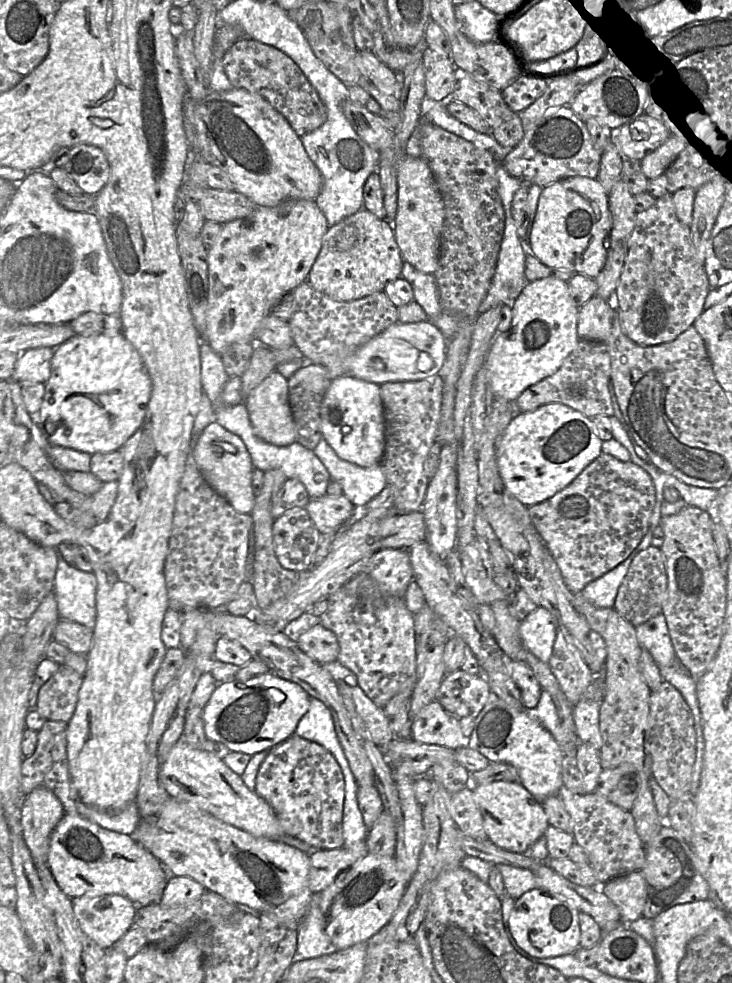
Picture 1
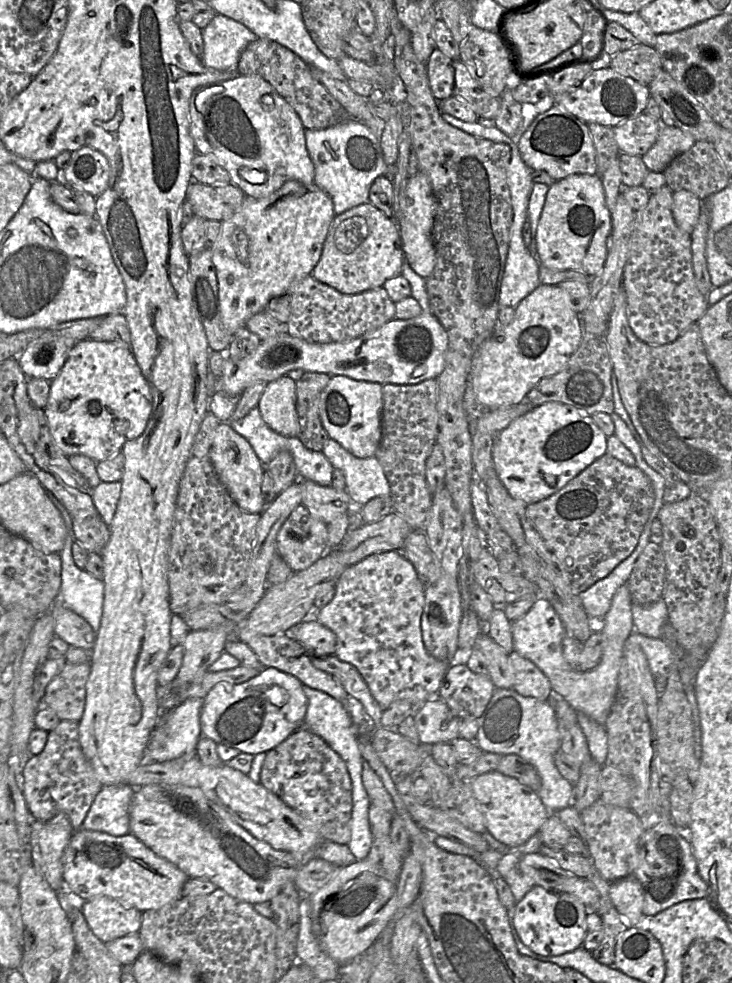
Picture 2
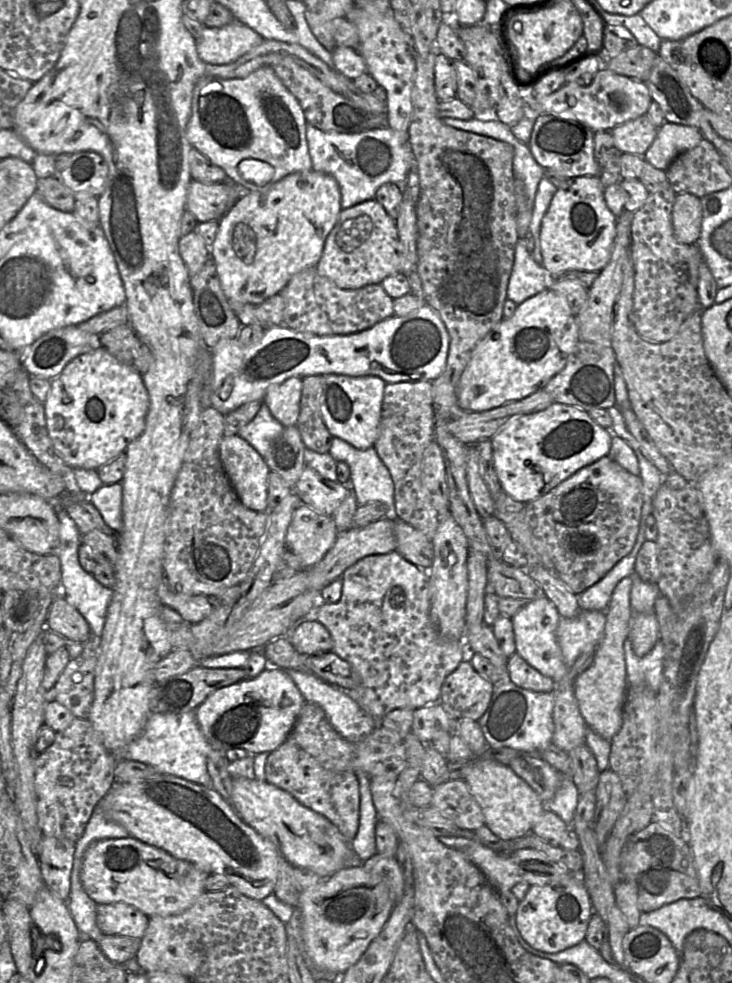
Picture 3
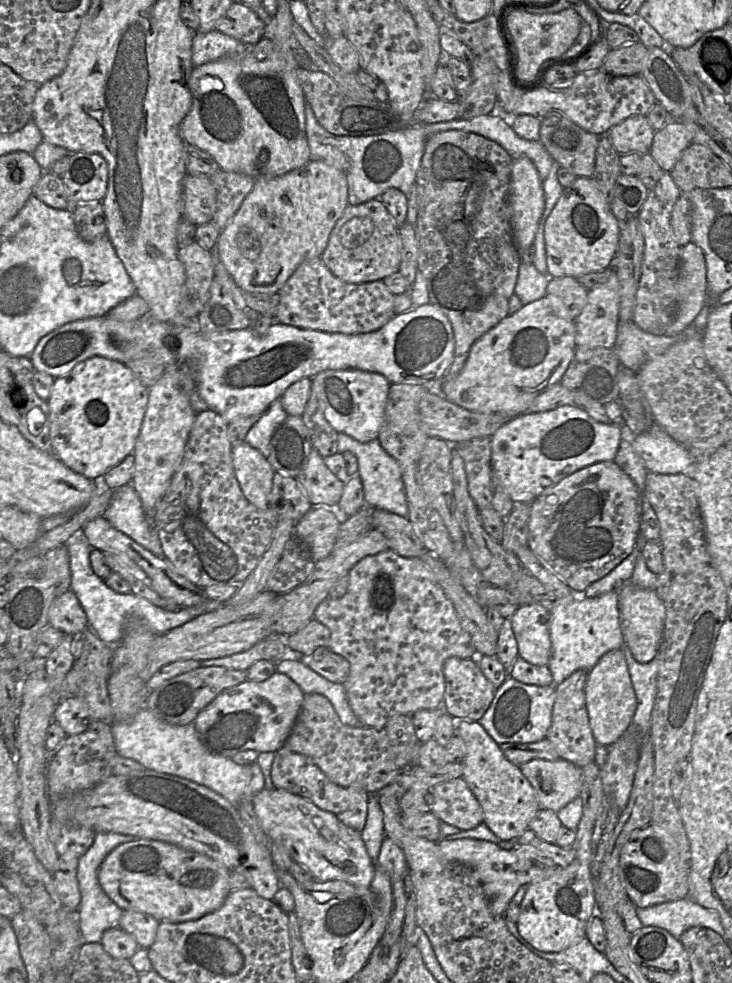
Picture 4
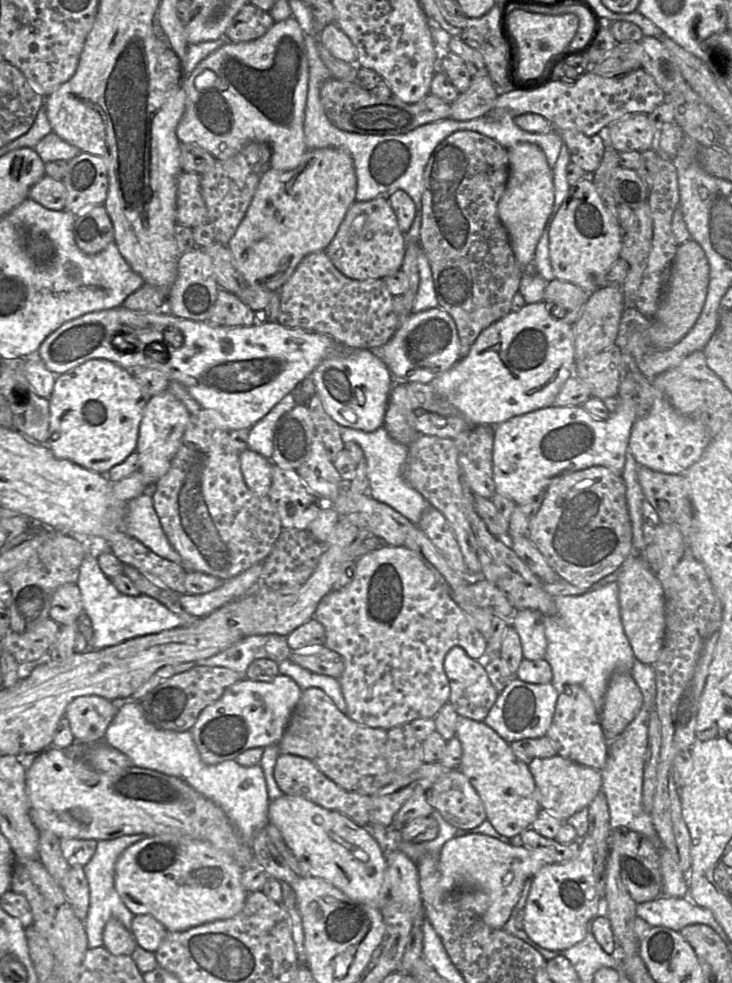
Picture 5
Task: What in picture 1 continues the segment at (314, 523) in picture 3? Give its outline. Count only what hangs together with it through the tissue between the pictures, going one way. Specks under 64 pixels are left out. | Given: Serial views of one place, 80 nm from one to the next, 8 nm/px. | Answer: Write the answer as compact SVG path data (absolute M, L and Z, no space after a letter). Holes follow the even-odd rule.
M306 507L292 508L274 520L273 543L280 564L302 573L314 565L321 533Z

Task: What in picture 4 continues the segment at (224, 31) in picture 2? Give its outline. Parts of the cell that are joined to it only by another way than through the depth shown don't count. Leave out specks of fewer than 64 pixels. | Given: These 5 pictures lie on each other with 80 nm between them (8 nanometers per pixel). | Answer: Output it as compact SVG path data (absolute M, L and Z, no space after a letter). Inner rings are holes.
M217 30L194 34L192 42L192 63L194 67L237 55L247 45Z

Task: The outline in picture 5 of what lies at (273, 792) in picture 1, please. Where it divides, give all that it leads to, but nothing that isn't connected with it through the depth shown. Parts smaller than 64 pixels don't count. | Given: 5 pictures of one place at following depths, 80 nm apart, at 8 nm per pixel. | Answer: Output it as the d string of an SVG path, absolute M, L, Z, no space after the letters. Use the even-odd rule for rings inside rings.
M279 754L274 767L274 778L284 794L305 798L325 809L341 813L360 827L370 825L371 796L341 788L307 758L293 754Z

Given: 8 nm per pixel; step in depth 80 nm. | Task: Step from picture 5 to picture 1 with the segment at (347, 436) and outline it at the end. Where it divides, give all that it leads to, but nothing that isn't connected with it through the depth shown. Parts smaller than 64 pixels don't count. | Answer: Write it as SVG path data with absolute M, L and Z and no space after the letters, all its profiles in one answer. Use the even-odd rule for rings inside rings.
M322 438L313 450L330 475L338 482L344 495L357 509L364 509L387 485L381 464L360 467L341 459Z

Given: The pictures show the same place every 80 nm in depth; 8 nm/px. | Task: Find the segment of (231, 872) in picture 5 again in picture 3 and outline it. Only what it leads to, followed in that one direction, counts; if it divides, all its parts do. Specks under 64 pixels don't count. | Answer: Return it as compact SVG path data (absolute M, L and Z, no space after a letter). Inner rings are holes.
M128 836L126 838L120 839L103 839L92 843L88 849L86 850L83 857L83 864L81 869L81 883L82 886L87 893L87 895L94 900L97 904L110 904L110 903L124 903L130 905L137 910L141 911L148 917L151 916L170 916L170 915L178 915L183 913L189 907L191 907L195 901L198 899L200 895L202 895L205 891L205 880L209 875L200 869L198 869L194 864L177 859L170 855L169 853L156 848L154 846L148 845L133 836Z

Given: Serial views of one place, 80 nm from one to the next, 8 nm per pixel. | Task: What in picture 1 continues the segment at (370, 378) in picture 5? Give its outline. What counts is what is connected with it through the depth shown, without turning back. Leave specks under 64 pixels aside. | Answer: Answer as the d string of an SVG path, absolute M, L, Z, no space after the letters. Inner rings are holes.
M351 375L333 378L321 405L321 431L341 459L365 468L380 464L385 449L380 385Z

